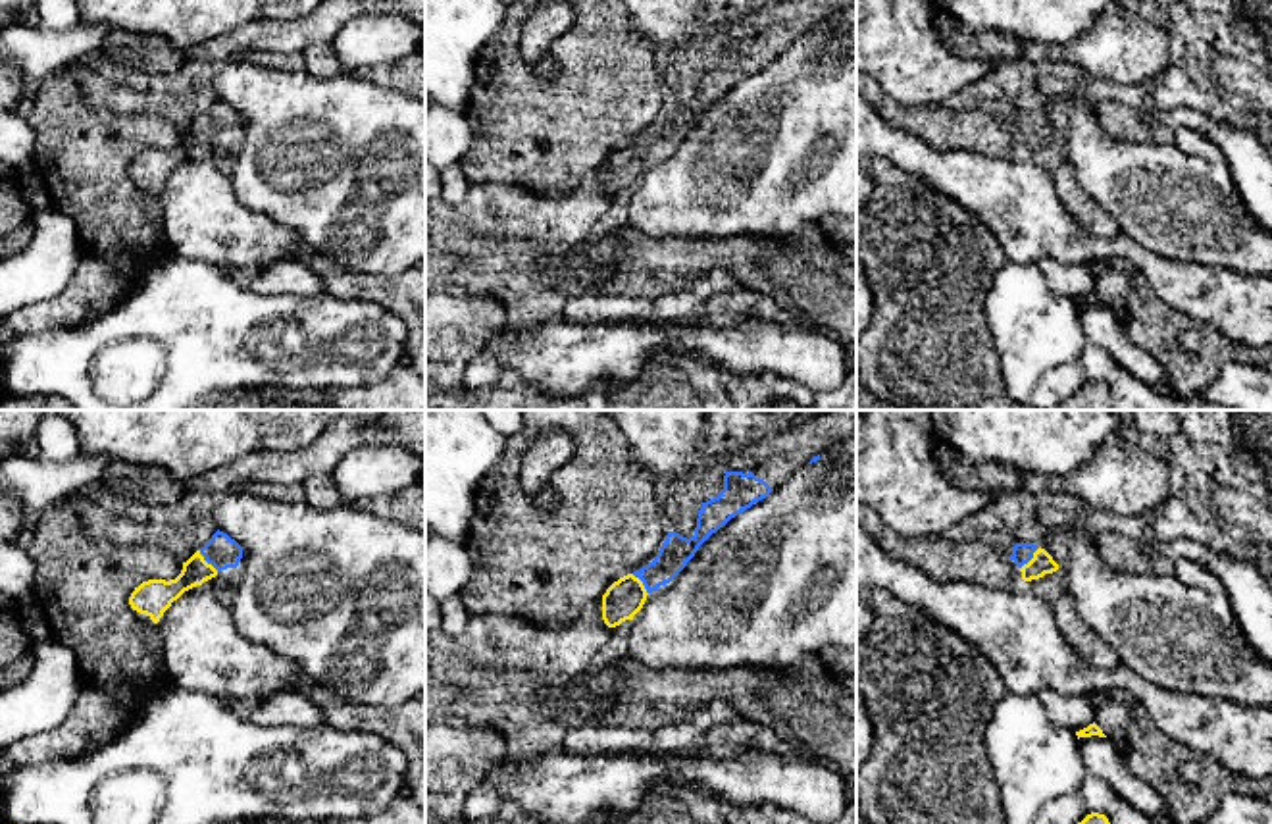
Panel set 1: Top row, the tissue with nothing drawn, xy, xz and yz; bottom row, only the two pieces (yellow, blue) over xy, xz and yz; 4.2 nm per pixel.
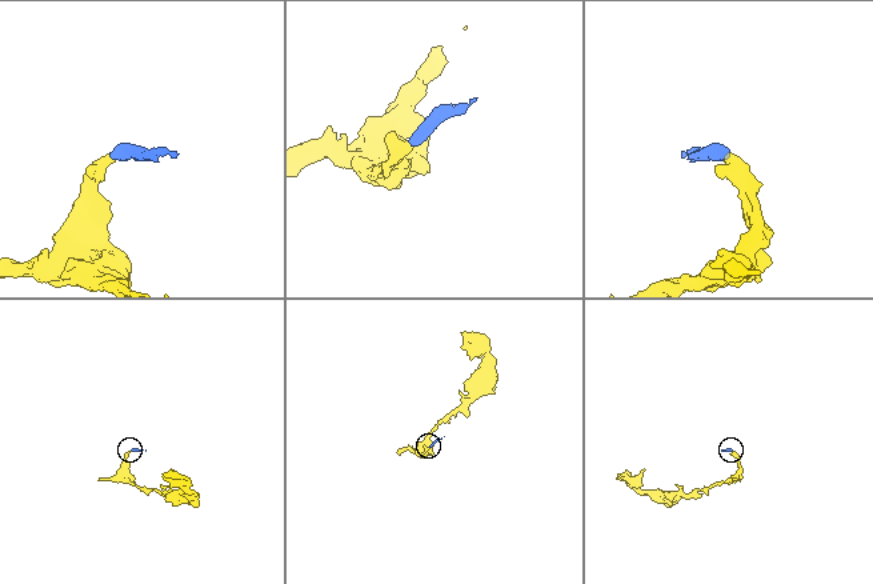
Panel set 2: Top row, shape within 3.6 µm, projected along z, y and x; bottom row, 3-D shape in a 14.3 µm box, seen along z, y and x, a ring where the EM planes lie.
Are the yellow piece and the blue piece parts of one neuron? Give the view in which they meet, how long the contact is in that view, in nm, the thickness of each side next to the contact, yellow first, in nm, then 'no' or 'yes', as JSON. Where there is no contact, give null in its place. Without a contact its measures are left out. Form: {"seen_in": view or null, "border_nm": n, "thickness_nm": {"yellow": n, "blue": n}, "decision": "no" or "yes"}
{"seen_in": "yz", "border_nm": 130, "thickness_nm": {"yellow": 90, "blue": 90}, "decision": "yes"}

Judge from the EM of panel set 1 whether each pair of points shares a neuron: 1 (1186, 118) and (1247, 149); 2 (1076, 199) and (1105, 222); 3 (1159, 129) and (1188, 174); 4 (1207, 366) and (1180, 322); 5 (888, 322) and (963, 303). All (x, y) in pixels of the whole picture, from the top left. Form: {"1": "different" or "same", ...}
{"1": "same", "2": "same", "3": "different", "4": "same", "5": "same"}

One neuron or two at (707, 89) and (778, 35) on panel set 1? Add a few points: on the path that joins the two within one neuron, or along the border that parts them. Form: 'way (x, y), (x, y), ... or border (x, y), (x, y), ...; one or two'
way (724, 76), (761, 47); one

